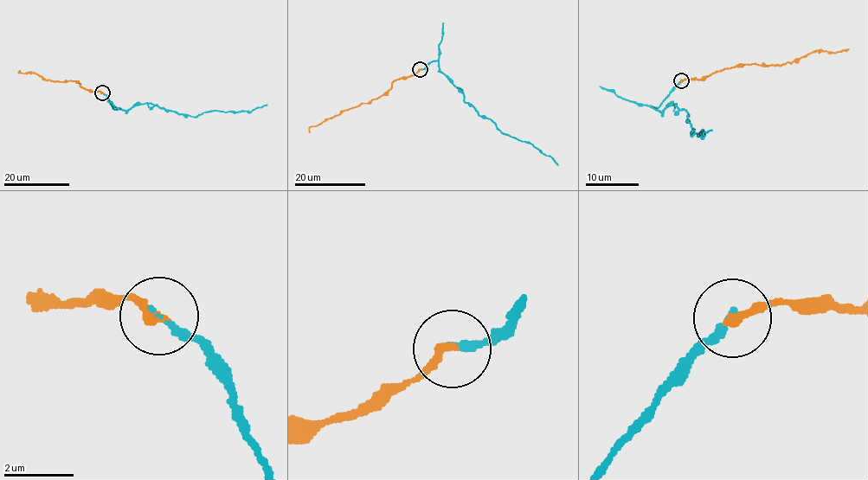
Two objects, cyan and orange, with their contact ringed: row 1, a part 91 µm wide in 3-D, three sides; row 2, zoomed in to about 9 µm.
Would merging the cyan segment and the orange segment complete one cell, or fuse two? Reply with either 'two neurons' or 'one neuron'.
two neurons

